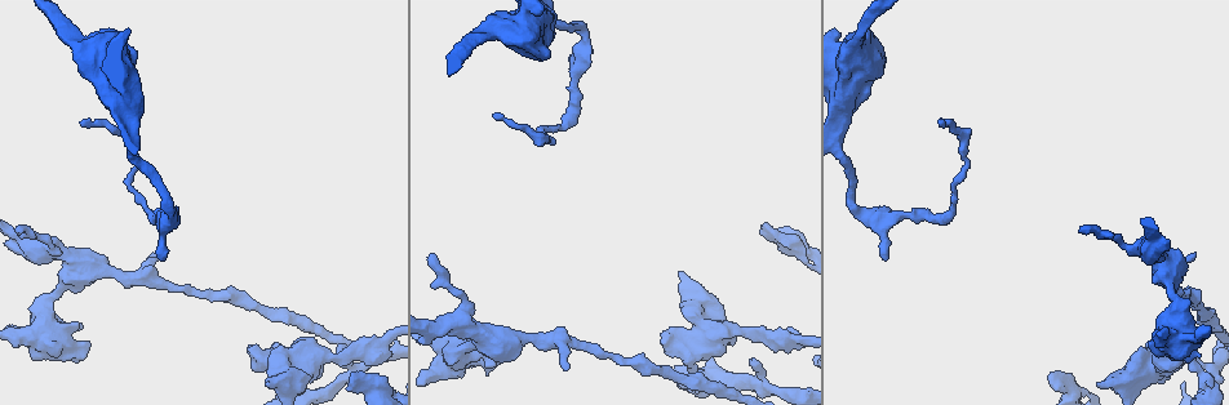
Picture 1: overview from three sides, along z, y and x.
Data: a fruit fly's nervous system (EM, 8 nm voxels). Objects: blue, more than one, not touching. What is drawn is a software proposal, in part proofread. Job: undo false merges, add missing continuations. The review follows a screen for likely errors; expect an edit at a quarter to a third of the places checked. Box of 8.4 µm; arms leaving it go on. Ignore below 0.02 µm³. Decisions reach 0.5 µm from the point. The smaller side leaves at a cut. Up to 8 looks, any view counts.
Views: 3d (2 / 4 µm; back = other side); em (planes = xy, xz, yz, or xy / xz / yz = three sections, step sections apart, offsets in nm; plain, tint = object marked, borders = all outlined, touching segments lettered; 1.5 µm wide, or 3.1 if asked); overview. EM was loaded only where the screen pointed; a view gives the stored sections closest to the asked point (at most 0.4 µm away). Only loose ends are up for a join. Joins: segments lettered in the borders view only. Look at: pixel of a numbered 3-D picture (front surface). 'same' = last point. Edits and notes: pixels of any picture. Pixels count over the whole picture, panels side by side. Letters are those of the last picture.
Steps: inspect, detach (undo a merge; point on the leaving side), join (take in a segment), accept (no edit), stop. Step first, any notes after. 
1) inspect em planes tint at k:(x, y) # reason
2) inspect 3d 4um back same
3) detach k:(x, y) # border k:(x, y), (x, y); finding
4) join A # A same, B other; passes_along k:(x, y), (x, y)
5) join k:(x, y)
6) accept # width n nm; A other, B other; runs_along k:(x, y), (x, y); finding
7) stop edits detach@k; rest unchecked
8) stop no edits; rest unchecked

inspect em xy step 4 borders at 1:(267, 384) # free end

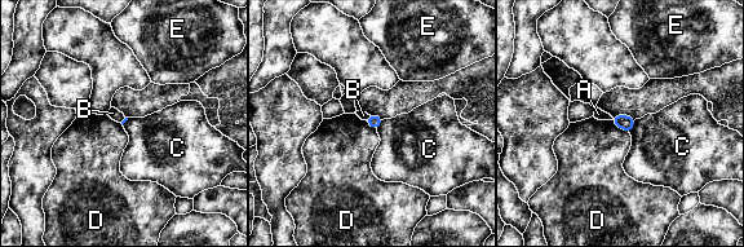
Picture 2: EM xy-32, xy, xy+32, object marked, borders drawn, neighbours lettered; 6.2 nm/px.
inspect em planes borders same # cut it another way

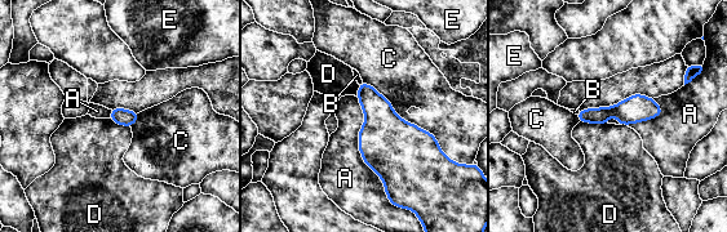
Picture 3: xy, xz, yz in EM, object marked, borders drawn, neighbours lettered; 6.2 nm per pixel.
accept # A other, B other, C other, D other, E other; border 3:(357, 97), (358, 150), (394, 205); no lettered segment goes on from it

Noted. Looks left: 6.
inspect 3d 2um at 1:(347, 387) # branch stops here

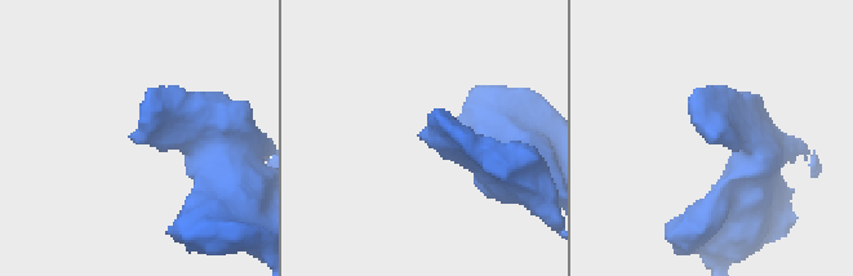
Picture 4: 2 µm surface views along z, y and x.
inspect em xz step 4 tint at 4:(419, 134)

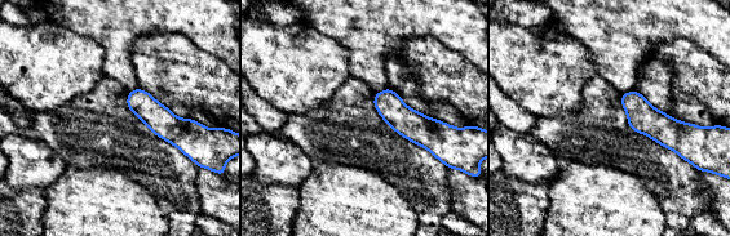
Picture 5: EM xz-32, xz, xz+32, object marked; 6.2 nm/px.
inspect em planes borders same # another direction

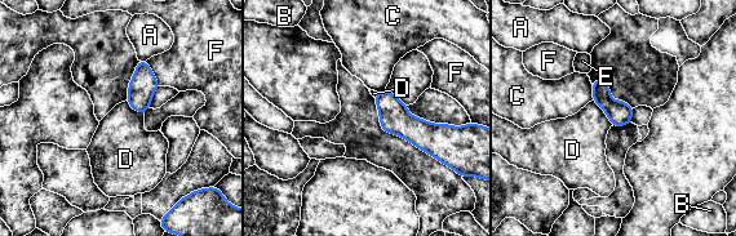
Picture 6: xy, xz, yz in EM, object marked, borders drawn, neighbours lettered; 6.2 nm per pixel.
accept # A other, B other, C other, D other, E other, F other; no lettered segment goes on from it

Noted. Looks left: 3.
inspect 3d 4um at 1:(492, 114) # long arm stops here

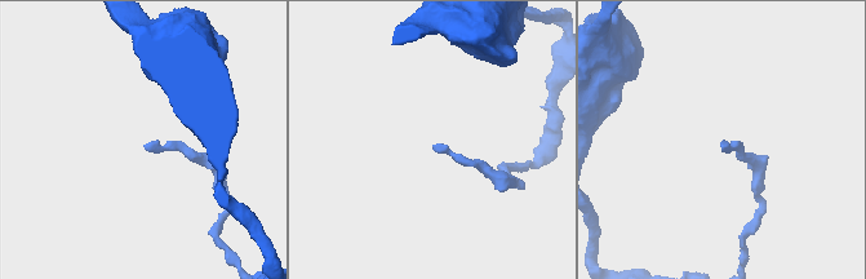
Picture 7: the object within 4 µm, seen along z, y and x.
inspect em planes tint at 7:(143, 145)

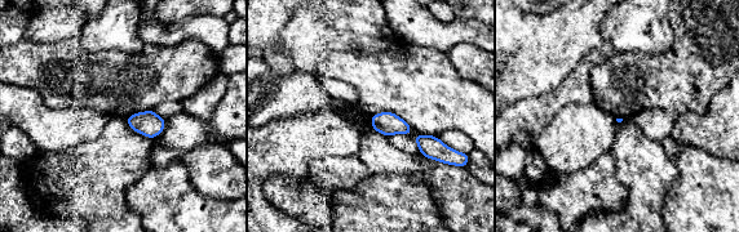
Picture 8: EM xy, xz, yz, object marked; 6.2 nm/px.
inspect em planes borders same # see the neighbours

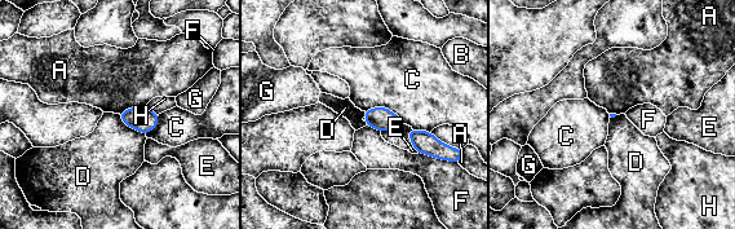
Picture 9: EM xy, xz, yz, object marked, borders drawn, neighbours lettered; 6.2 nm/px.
accept # longest_contact C 280 nm; A other, B other, C other, D other, E other, F other, G other, H other; border 9:(118, 114), (128, 126), (145, 135); none of them fits

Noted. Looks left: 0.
stop no edits; rest unchecked

